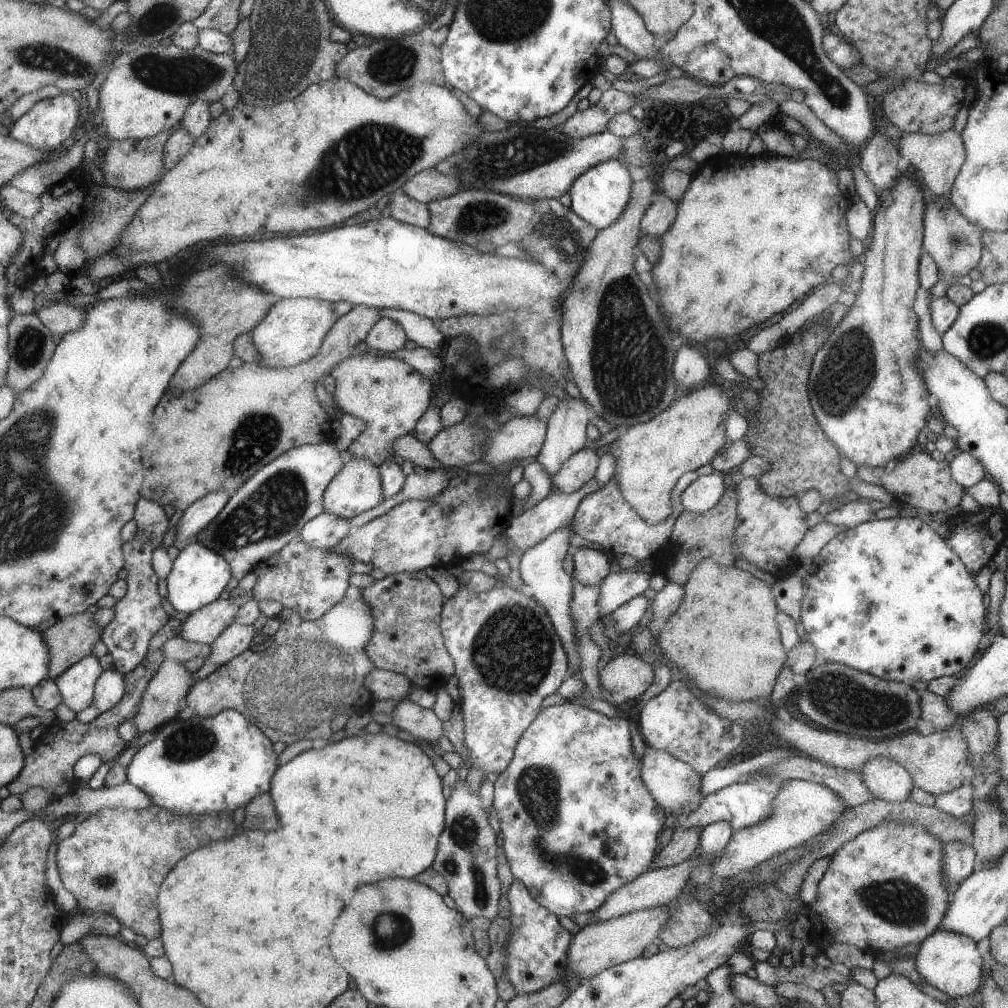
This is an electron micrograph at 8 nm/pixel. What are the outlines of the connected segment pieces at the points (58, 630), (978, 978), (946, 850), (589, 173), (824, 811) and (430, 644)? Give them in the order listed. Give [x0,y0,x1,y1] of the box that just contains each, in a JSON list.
[[42,612,104,680],[915,929,983,999],[942,841,977,890],[567,159,631,229],[710,779,847,879],[360,571,454,688]]

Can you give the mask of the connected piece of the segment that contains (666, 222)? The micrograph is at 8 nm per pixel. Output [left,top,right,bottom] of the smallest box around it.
[641,193,676,238]

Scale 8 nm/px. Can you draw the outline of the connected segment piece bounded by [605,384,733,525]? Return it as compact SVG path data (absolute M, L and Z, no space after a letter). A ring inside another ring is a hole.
M704 384L695 390L684 392L683 396L675 399L666 411L662 411L654 419L629 427L625 434L620 433L617 440L605 447L614 459L614 484L618 485L623 501L629 504L644 522L653 525L666 519L672 512L670 492L677 480L686 472L695 471L699 466L707 464L723 446L725 440L720 425L729 404L733 404L733 400L729 402L715 386Z

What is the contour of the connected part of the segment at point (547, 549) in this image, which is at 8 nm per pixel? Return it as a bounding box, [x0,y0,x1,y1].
[517,524,580,674]

